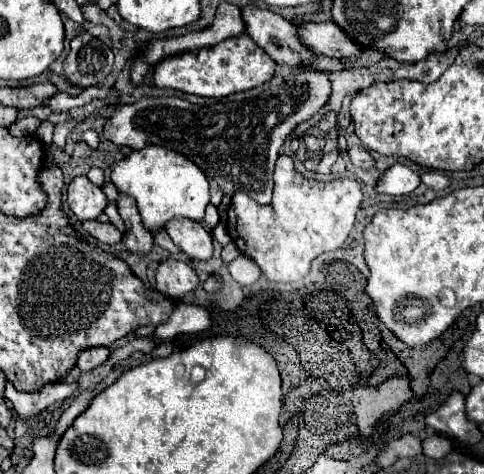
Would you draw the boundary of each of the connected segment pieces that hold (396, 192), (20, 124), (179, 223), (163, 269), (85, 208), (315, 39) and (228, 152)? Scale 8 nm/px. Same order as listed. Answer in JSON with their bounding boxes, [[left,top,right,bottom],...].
[[378,164,420,196],[8,116,40,136],[164,218,214,260],[156,260,198,298],[66,176,108,222],[300,22,366,58],[104,70,332,204]]

